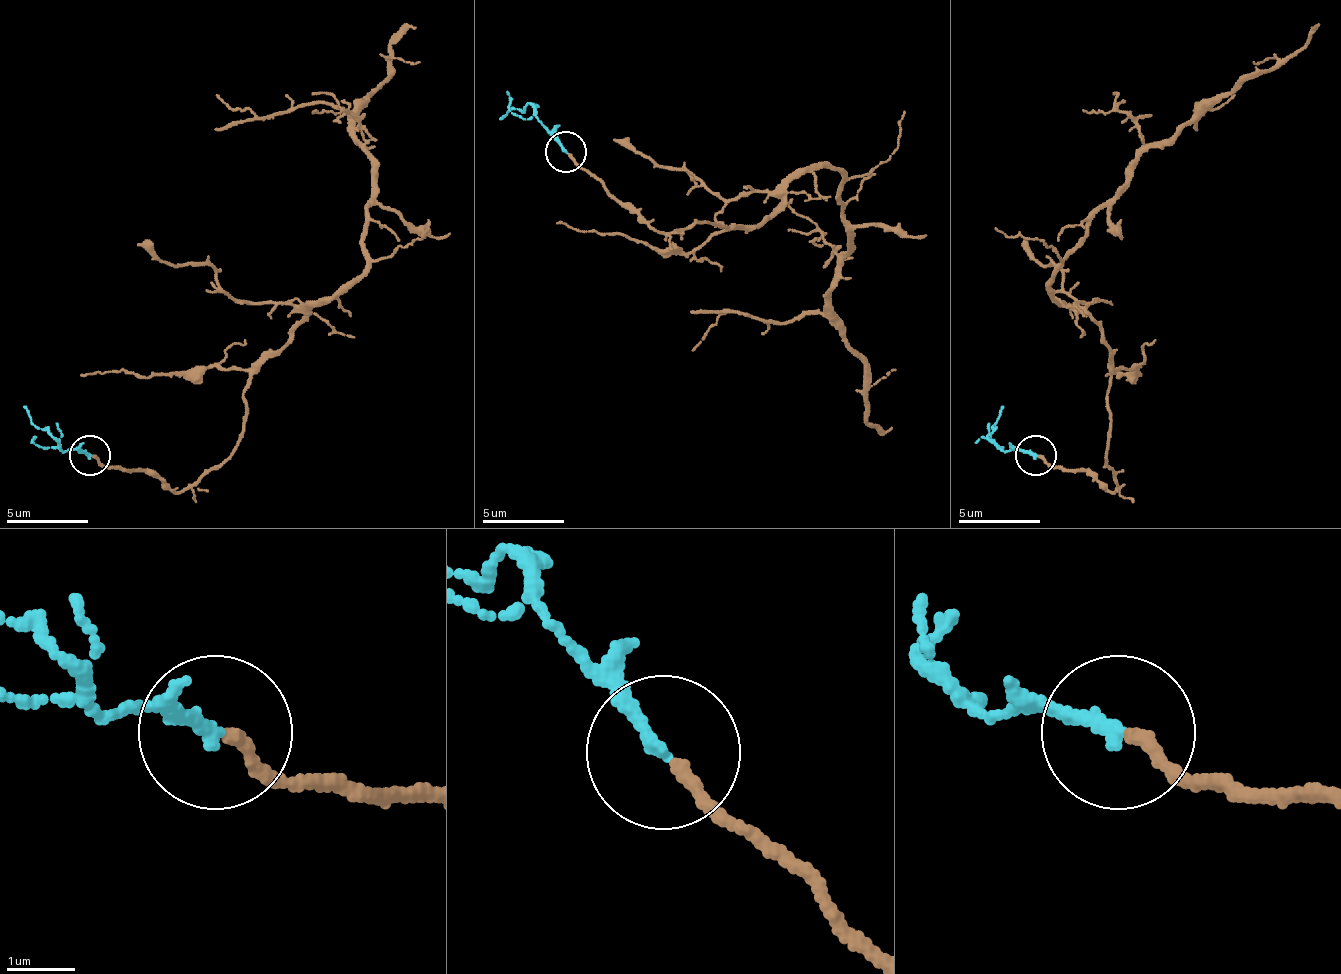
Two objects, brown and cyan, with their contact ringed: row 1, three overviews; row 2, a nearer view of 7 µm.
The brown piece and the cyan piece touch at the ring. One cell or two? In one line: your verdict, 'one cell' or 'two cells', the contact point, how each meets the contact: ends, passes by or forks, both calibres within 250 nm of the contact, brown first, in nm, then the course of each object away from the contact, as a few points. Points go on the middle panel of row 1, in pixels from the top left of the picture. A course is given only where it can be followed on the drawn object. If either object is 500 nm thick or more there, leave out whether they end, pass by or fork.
one cell; at (566, 151); brown ends there; cyan ends there; 180 nm thick on the brown side, 200 nm on the other; brown runs (567, 152), (669, 234), (758, 226), (795, 177), (836, 169), (832, 320), (864, 364), (864, 413), (893, 425); cyan runs (567, 152), (526, 104), (498, 120)

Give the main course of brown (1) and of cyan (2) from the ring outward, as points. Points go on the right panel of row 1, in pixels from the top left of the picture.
1: (1036, 454), (1118, 487), (1106, 450), (1110, 344), (1053, 295), (1053, 275), (1126, 173), (1297, 51), (1309, 26)
2: (1036, 454), (1000, 450), (988, 438), (1004, 405)

